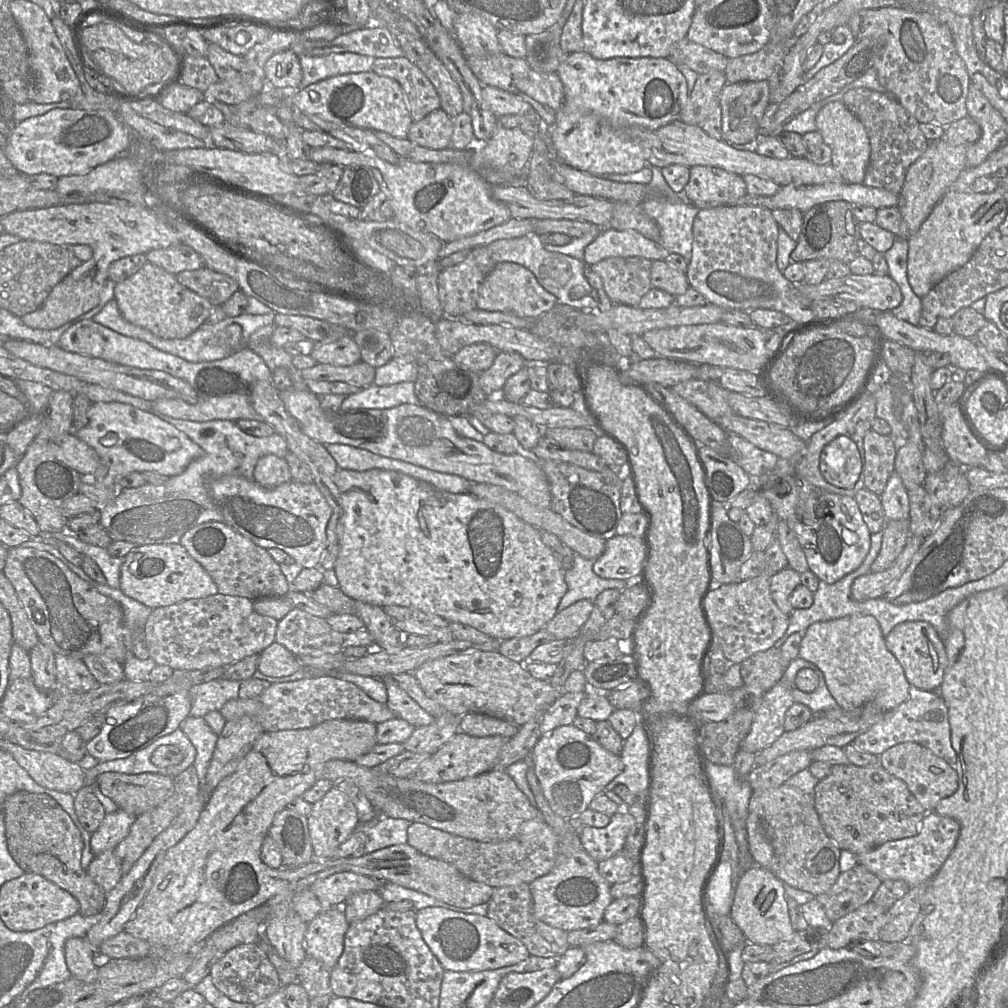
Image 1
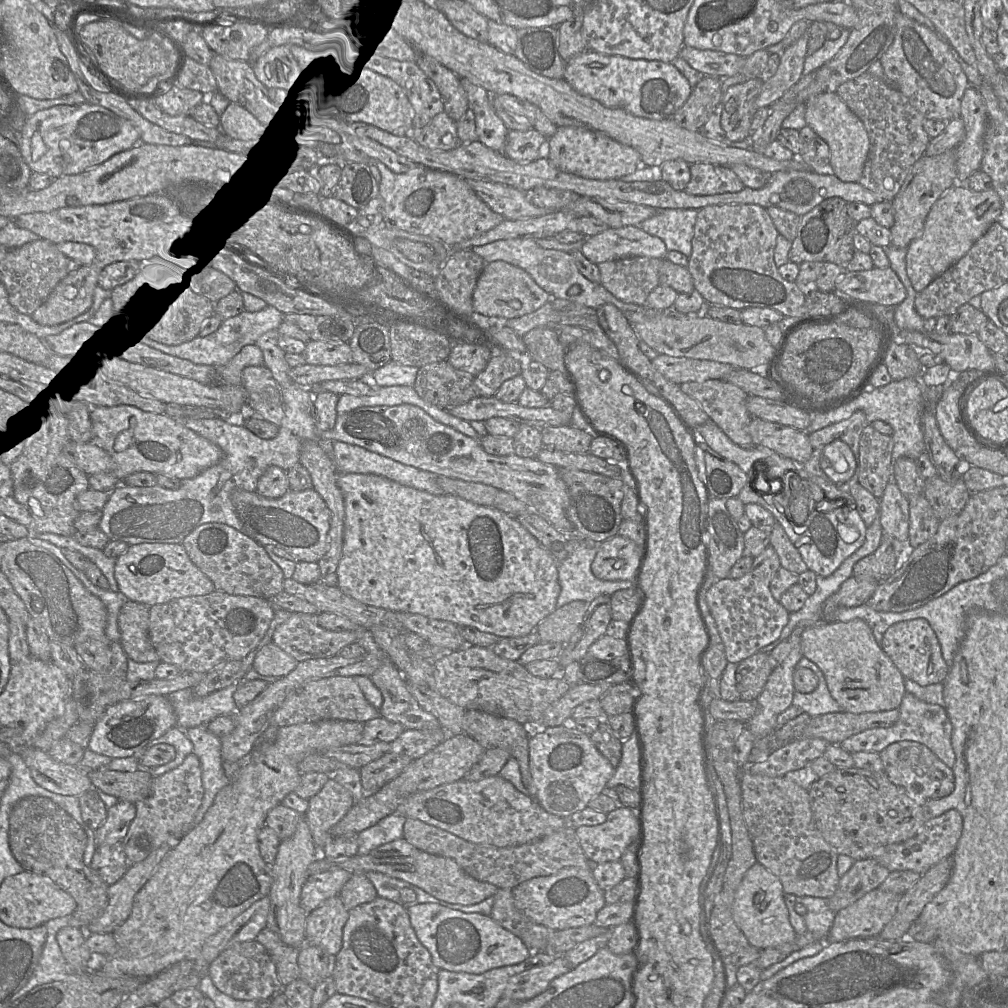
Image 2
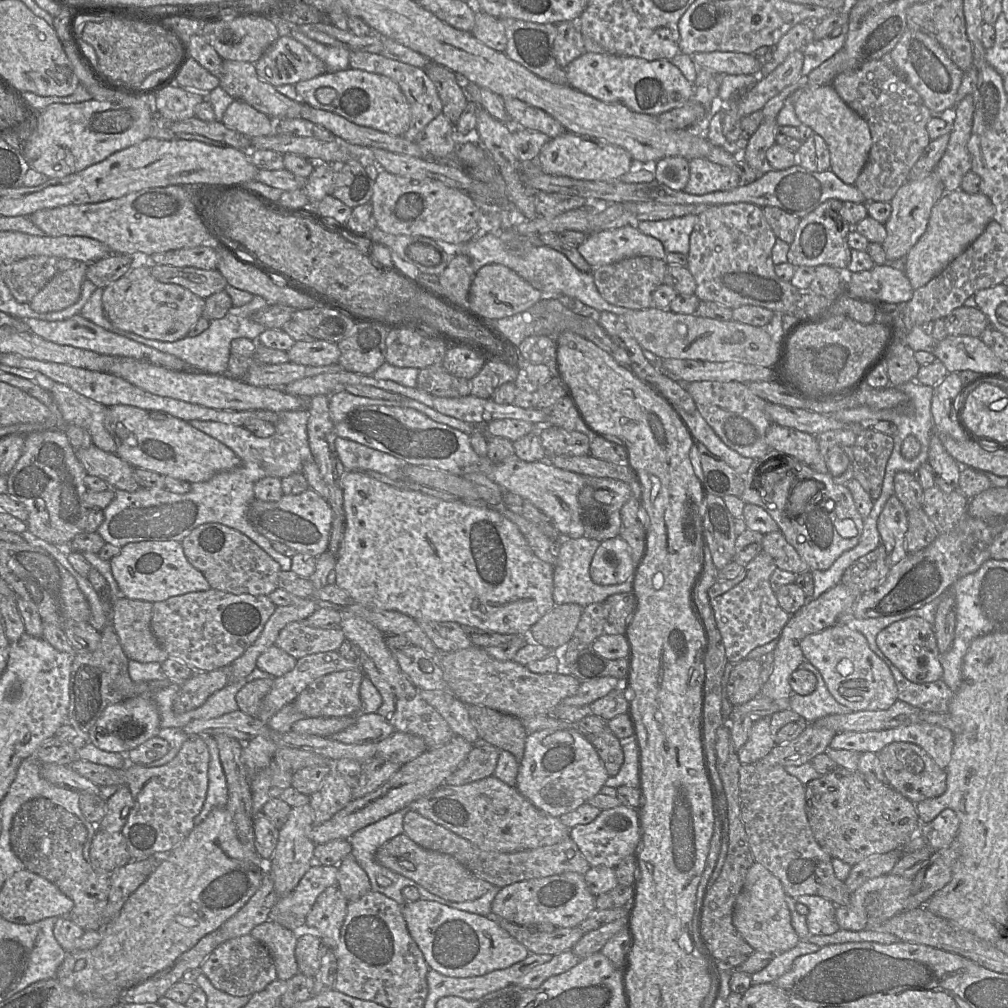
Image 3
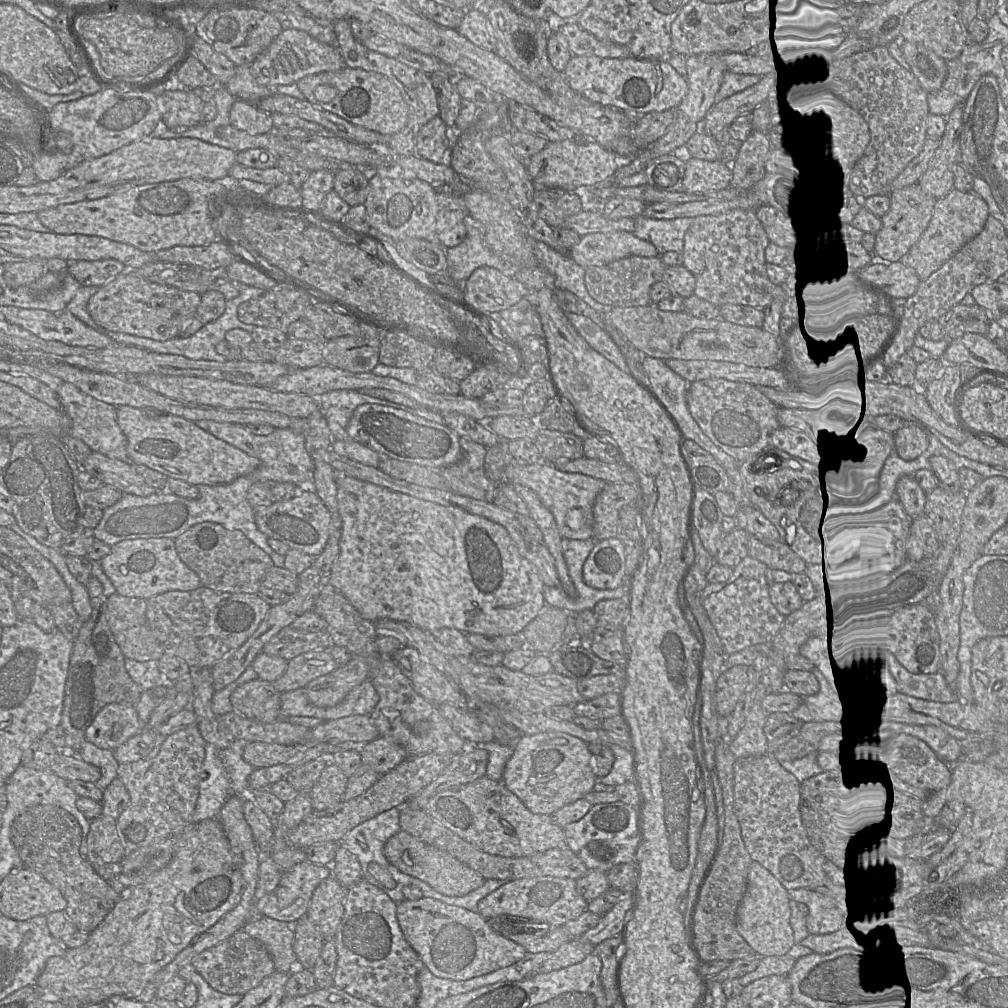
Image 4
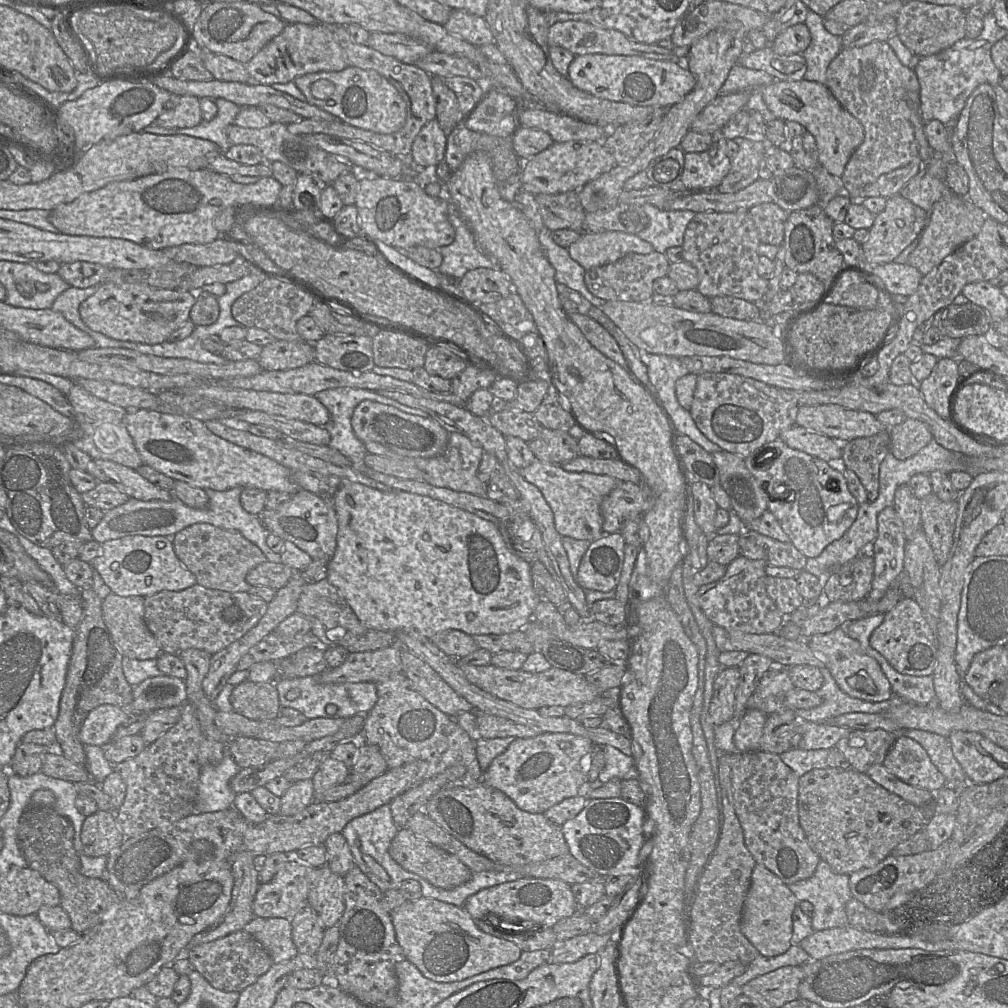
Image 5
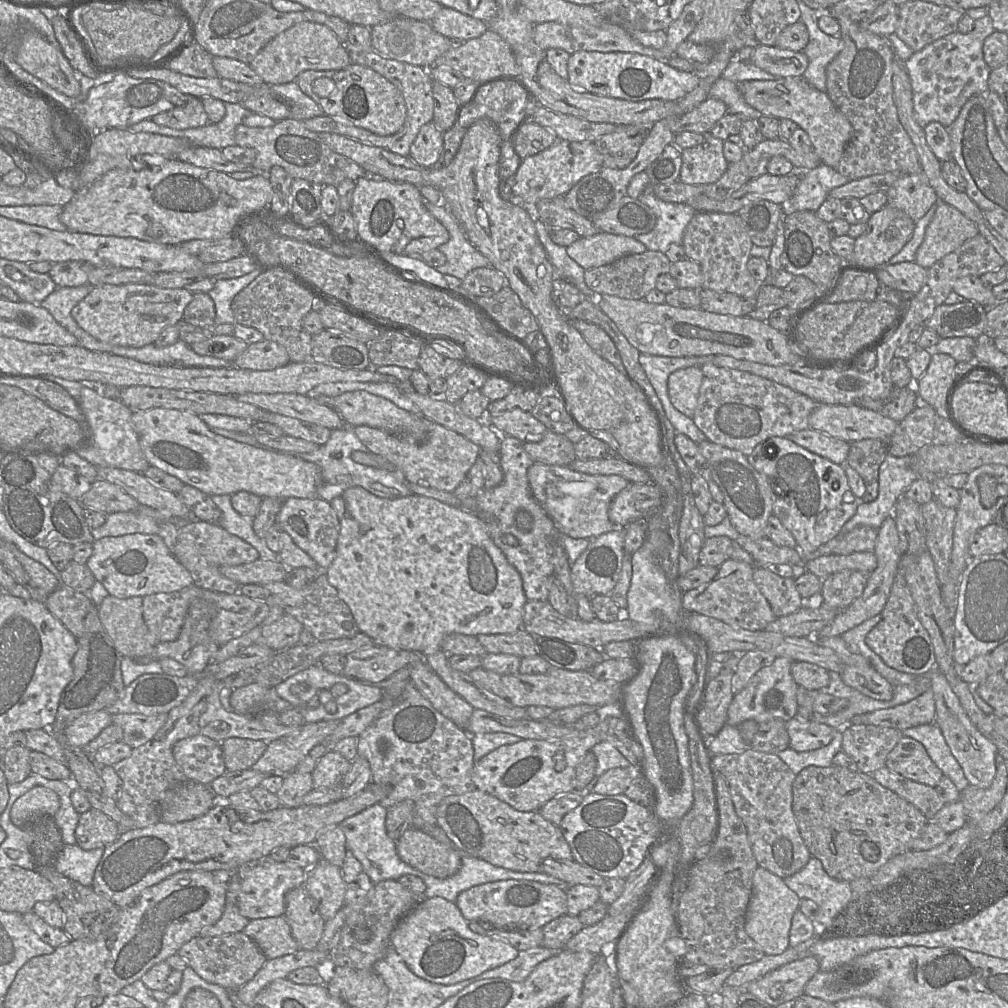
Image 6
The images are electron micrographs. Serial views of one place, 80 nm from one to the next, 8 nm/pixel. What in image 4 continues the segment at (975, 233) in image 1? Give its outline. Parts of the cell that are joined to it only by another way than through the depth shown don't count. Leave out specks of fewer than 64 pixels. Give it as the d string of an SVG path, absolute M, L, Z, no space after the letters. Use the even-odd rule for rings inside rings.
M953 189L944 197L936 200L927 228L902 257L901 262L916 272L920 282L926 280L983 230L988 216L988 205L979 195Z

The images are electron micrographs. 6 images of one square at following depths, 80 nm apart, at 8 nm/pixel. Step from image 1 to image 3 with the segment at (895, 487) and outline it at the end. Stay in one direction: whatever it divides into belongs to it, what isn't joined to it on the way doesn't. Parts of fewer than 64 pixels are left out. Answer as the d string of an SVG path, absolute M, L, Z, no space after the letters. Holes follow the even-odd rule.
M895 494L885 503L877 522L877 528L884 545L890 566L901 562L908 554L905 537L908 529L908 515Z

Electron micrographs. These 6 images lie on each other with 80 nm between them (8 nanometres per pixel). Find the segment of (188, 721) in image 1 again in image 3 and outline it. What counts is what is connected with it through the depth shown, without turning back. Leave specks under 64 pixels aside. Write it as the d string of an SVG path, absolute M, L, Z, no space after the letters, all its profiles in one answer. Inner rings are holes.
M203 736L210 754L208 765L208 788L199 814L194 818L194 824L200 824L212 810L225 807L228 799L226 776L219 757L217 742L213 736Z

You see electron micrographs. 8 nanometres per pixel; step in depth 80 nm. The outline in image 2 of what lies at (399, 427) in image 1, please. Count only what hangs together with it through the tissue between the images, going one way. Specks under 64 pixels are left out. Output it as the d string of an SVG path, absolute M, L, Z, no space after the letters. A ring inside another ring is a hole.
M411 404L361 406L337 414L334 427L320 432L320 438L358 445L437 475L493 486L525 503L560 533L568 537L580 537L566 517L569 494L566 484L560 477L560 469L537 458L525 458L516 454L490 455L483 449L479 439L473 439L434 420L417 406Z

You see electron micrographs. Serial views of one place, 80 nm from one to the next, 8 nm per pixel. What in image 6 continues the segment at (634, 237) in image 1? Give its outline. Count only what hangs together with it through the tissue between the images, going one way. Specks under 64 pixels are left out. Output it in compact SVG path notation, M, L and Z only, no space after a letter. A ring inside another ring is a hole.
M599 232L589 237L580 237L566 247L567 254L583 269L603 266L632 254L640 254L646 246L634 237Z

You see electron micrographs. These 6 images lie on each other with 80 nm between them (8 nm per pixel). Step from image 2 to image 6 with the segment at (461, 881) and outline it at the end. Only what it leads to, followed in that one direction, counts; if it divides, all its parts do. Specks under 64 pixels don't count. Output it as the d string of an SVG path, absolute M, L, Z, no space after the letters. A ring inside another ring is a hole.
M414 827L396 840L396 851L409 866L439 879L455 875L461 867L459 852L454 847Z

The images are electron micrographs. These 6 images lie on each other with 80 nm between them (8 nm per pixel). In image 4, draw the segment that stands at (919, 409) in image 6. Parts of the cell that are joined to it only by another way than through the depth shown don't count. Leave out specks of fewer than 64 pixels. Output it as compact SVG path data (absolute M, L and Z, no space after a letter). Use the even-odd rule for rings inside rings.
M916 423L903 426L894 433L894 448L905 461L916 459L927 447L927 430Z

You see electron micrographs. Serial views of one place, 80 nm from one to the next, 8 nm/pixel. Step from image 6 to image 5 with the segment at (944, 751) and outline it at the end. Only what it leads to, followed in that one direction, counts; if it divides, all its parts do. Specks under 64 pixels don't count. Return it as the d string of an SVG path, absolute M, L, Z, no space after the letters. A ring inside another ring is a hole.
M919 729L902 730L902 734L918 742L927 752L932 763L946 779L946 785L962 789L968 779L953 756L948 738Z

